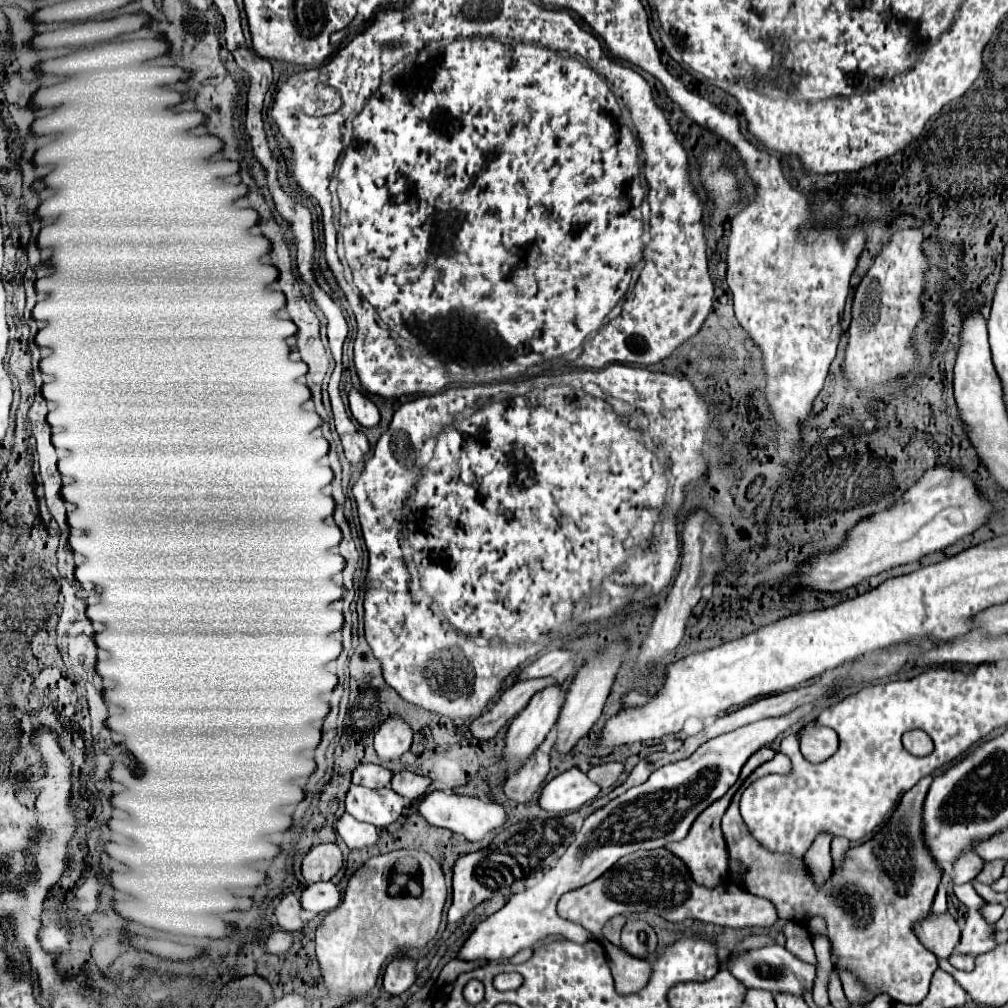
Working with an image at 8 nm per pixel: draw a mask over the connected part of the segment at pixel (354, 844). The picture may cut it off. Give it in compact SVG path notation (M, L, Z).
M345 813L337 821L335 829L349 849L367 849L367 847L373 847L379 841L379 833L377 833L375 825L355 821L349 813Z

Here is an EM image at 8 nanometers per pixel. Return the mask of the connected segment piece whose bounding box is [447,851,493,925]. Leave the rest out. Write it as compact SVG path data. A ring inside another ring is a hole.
M477 851L459 857L453 867L453 905L447 915L449 925L459 923L469 911L493 897L489 885L479 879L485 879L485 853Z

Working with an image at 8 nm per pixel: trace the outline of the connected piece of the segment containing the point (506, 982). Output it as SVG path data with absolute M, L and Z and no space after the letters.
M499 973L493 979L493 985L497 991L509 991L509 989L517 989L521 987L523 977L519 973Z

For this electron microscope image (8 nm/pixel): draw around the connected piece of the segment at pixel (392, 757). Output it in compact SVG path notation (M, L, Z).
M389 717L375 735L375 753L381 761L399 761L411 749L411 739L411 727L399 717Z

